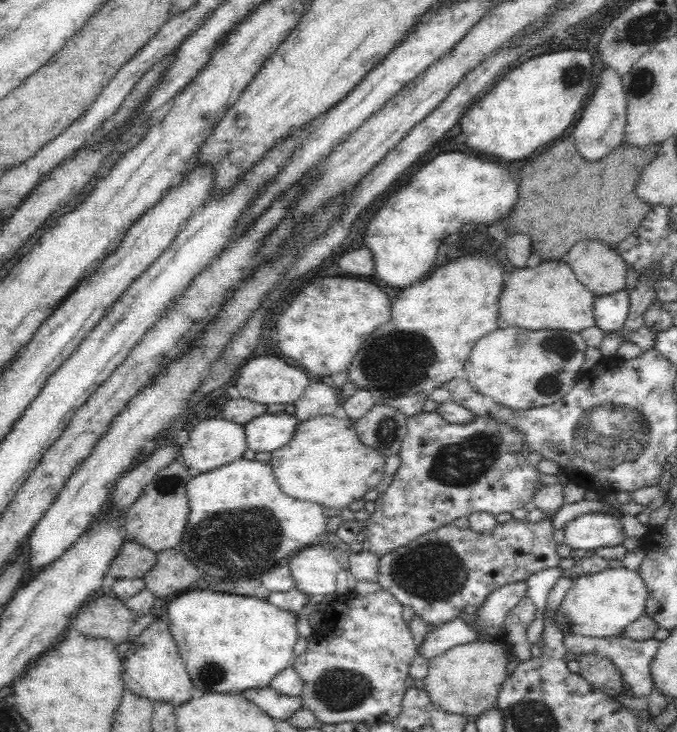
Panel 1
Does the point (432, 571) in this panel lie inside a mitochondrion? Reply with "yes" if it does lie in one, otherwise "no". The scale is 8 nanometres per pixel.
yes

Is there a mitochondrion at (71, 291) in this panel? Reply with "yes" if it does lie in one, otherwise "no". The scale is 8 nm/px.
no

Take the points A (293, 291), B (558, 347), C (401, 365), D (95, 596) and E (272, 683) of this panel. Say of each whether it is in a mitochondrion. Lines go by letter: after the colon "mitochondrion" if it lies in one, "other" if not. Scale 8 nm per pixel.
A: other
B: mitochondrion
C: mitochondrion
D: other
E: other

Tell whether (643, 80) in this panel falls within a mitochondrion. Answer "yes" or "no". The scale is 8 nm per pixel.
yes

